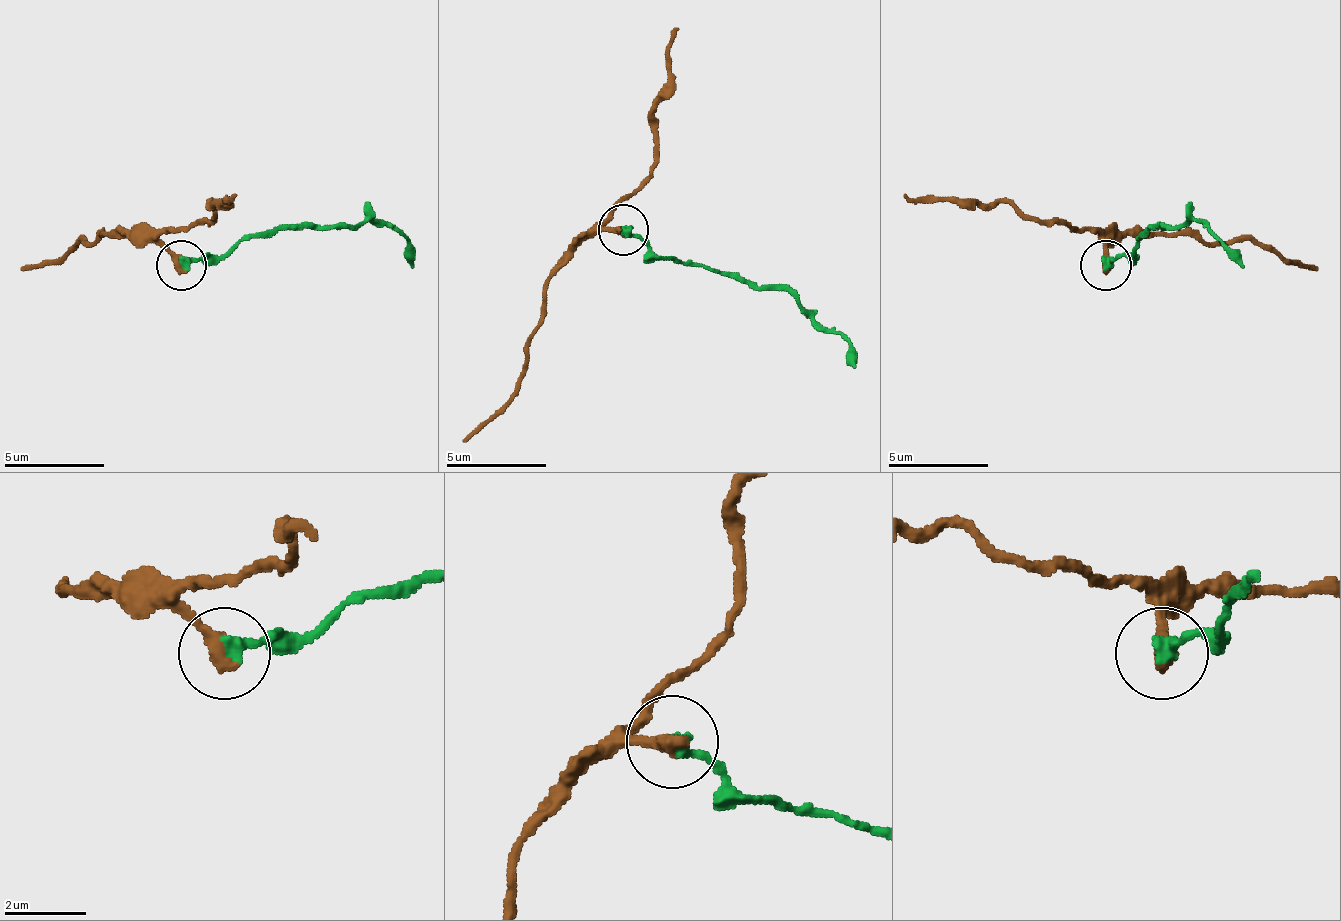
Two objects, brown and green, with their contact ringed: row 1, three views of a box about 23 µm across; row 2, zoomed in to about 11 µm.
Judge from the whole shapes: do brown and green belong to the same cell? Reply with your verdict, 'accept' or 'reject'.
reject

